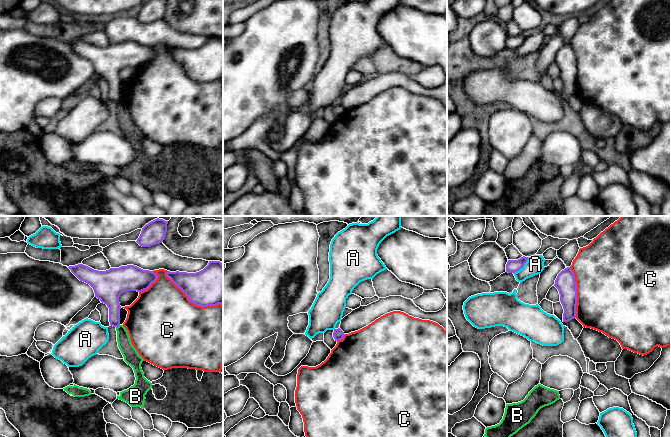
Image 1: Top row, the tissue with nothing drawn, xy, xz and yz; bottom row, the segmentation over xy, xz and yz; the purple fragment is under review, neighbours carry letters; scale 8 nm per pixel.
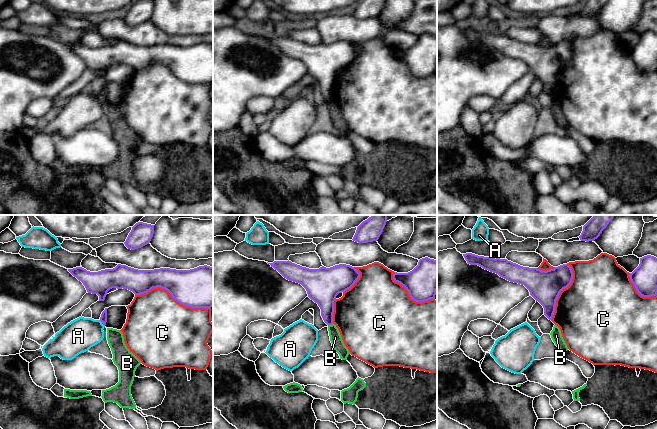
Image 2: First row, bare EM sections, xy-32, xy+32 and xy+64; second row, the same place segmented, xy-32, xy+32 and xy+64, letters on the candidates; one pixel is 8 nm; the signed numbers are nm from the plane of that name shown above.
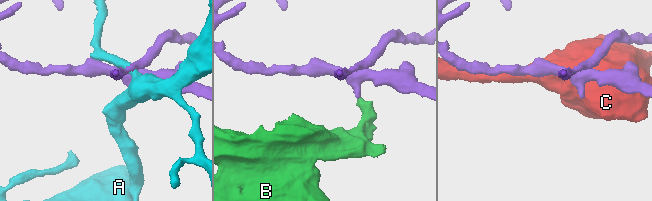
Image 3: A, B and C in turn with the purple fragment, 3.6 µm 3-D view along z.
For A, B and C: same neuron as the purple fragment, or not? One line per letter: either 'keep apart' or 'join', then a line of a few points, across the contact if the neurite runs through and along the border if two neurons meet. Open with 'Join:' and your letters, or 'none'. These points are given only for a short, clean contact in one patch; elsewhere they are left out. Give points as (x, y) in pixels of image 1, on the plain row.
Join: none
A: keep apart
B: keep apart; line xy (119, 100), (116, 104)
C: keep apart

